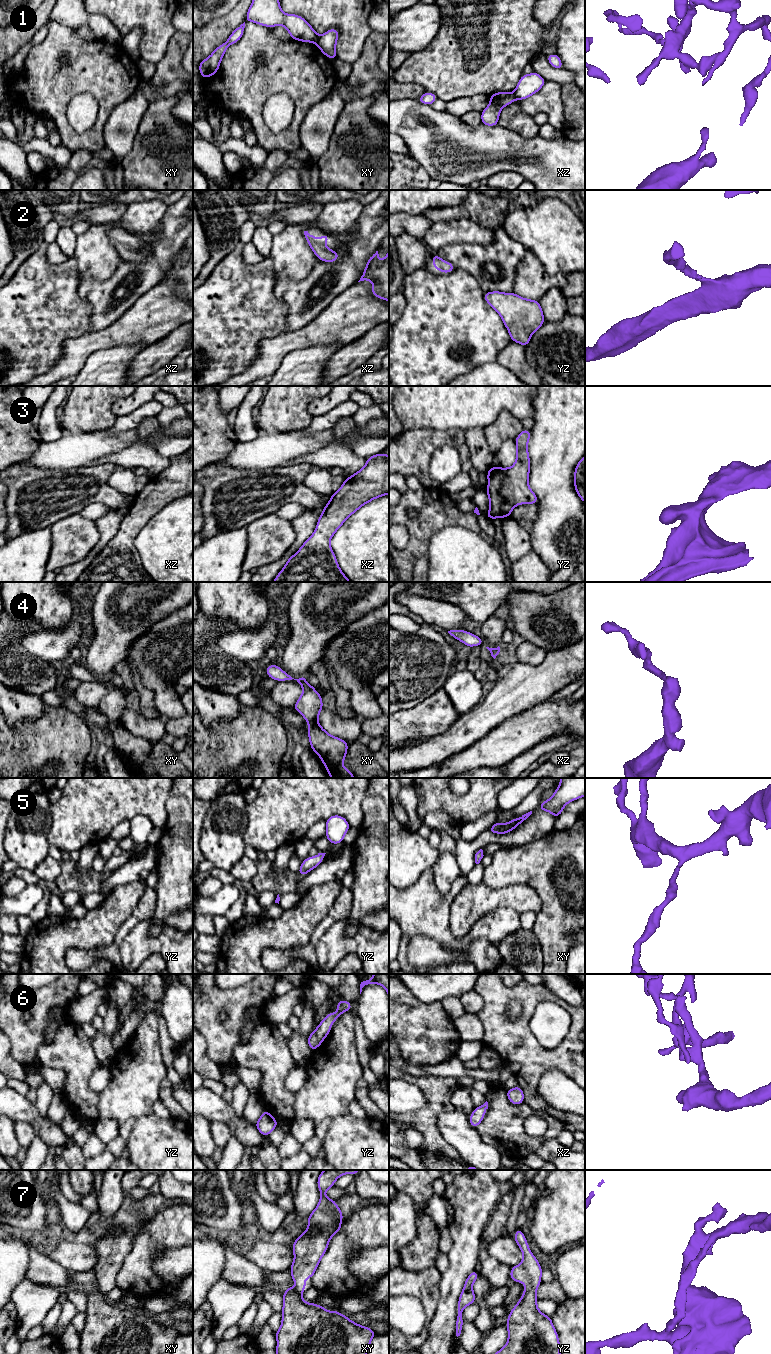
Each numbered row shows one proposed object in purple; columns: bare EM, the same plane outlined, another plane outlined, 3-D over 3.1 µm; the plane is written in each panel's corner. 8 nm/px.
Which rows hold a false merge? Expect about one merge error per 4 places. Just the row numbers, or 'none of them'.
1

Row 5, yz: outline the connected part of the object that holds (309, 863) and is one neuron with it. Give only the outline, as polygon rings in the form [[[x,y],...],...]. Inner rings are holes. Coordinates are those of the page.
[[[318,853],[314,857],[307,857],[300,866],[299,871],[297,872],[300,877],[306,875],[308,872],[310,872],[312,869],[316,868],[318,865],[320,865],[323,861],[323,858],[326,853]]]

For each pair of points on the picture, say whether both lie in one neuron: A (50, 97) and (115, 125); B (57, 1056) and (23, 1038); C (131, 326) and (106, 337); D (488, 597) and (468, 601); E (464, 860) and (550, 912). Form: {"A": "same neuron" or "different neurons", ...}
{"A": "different neurons", "B": "different neurons", "C": "same neuron", "D": "same neuron", "E": "different neurons"}

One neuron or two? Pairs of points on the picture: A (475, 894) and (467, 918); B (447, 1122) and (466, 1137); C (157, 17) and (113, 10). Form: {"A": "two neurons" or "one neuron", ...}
{"A": "one neuron", "B": "one neuron", "C": "one neuron"}

